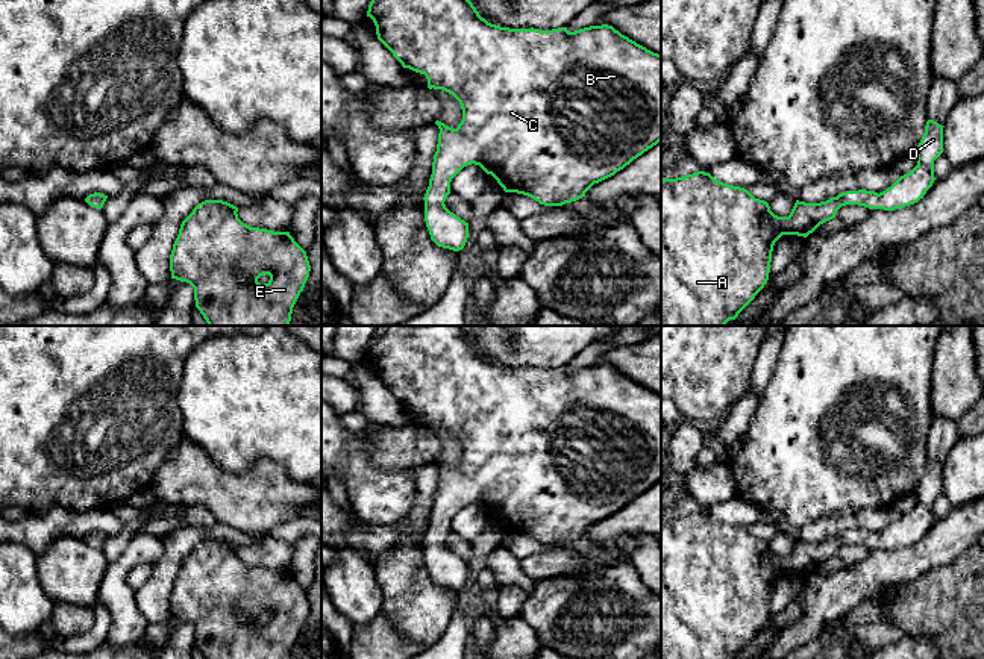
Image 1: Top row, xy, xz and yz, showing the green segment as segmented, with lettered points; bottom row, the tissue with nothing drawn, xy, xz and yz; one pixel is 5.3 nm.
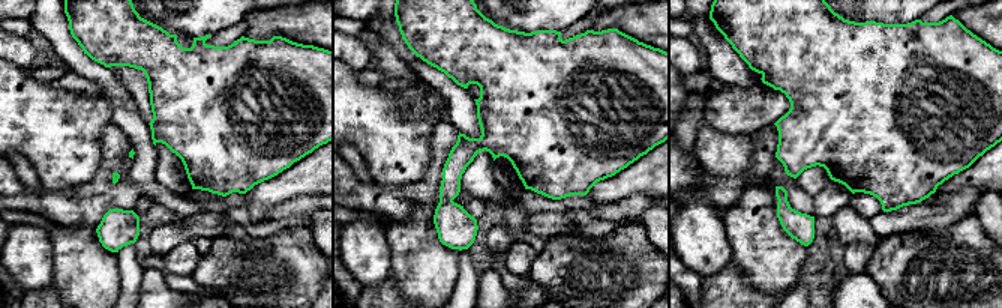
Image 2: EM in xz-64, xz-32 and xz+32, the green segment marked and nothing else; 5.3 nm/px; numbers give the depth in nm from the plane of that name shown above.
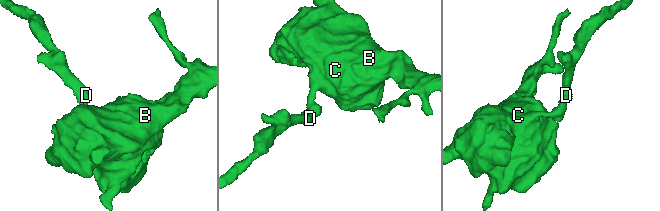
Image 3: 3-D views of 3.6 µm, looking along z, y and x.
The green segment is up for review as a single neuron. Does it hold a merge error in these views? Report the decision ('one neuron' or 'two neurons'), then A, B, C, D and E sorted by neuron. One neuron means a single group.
one neuron; groups A B C D E

